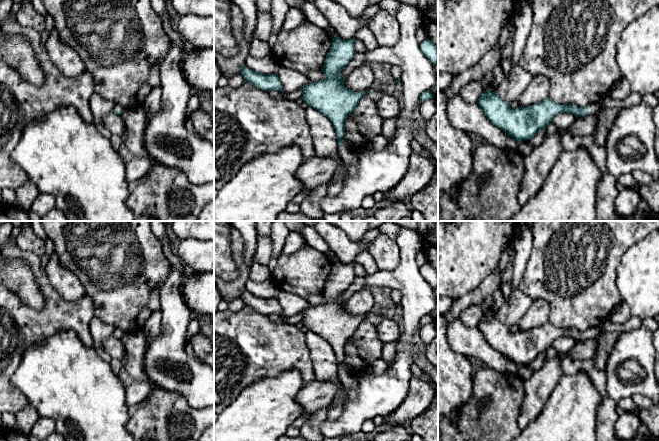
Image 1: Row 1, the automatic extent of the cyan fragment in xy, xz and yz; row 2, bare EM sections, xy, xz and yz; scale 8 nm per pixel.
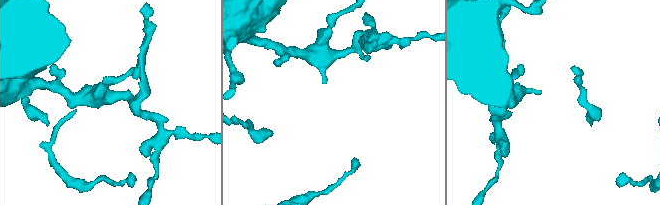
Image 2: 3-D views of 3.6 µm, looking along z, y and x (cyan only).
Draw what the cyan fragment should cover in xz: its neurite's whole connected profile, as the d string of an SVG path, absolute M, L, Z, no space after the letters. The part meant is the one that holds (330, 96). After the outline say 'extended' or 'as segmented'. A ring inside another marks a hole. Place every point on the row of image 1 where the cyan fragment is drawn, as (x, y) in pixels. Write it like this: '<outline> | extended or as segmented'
M334 36L321 69L326 78L309 82L300 88L303 90L304 103L331 120L338 138L338 153L343 164L347 166L347 176L357 174L359 158L355 157L342 143L345 133L344 122L348 115L356 109L361 98L368 93L368 91L349 90L344 85L345 76L339 75L356 53L354 40L355 38L344 40Z | extended

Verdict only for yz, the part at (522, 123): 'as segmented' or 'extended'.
extended

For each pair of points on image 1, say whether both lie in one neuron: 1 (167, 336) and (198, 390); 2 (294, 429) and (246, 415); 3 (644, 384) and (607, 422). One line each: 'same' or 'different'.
1: same
2: different
3: different

